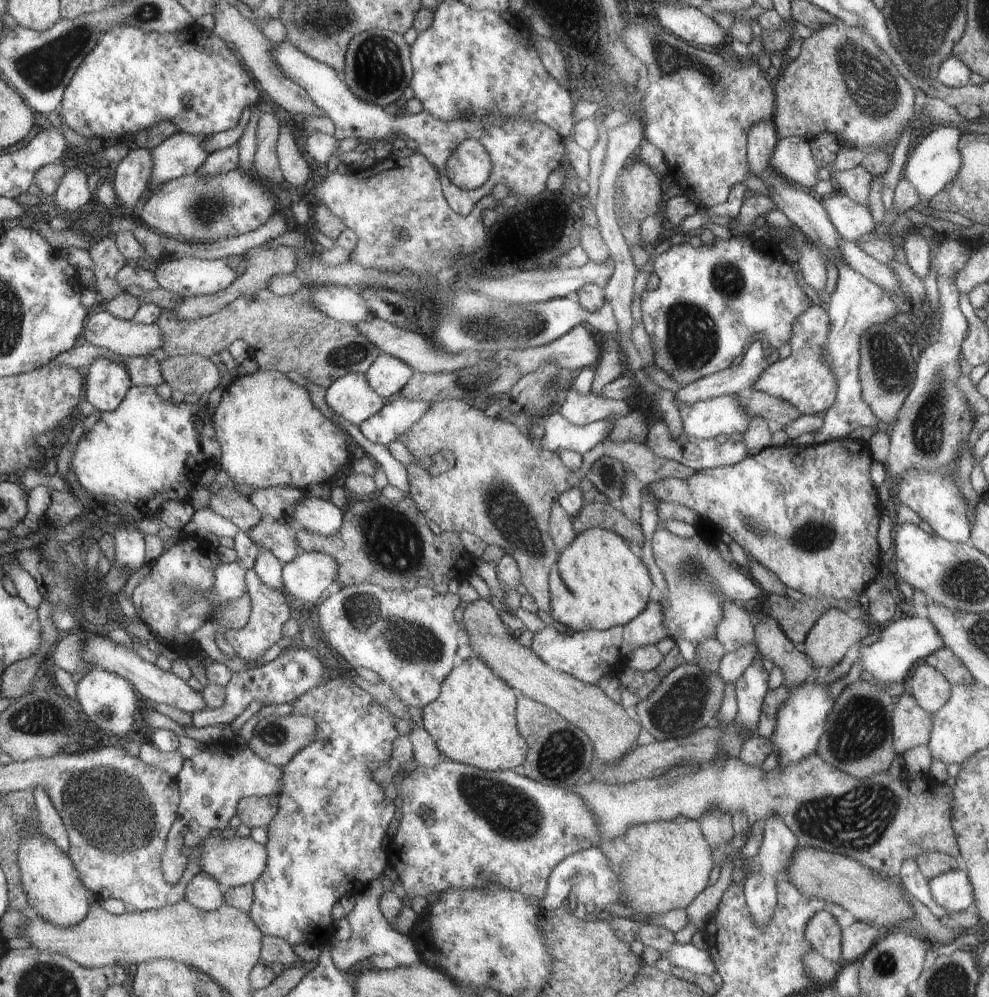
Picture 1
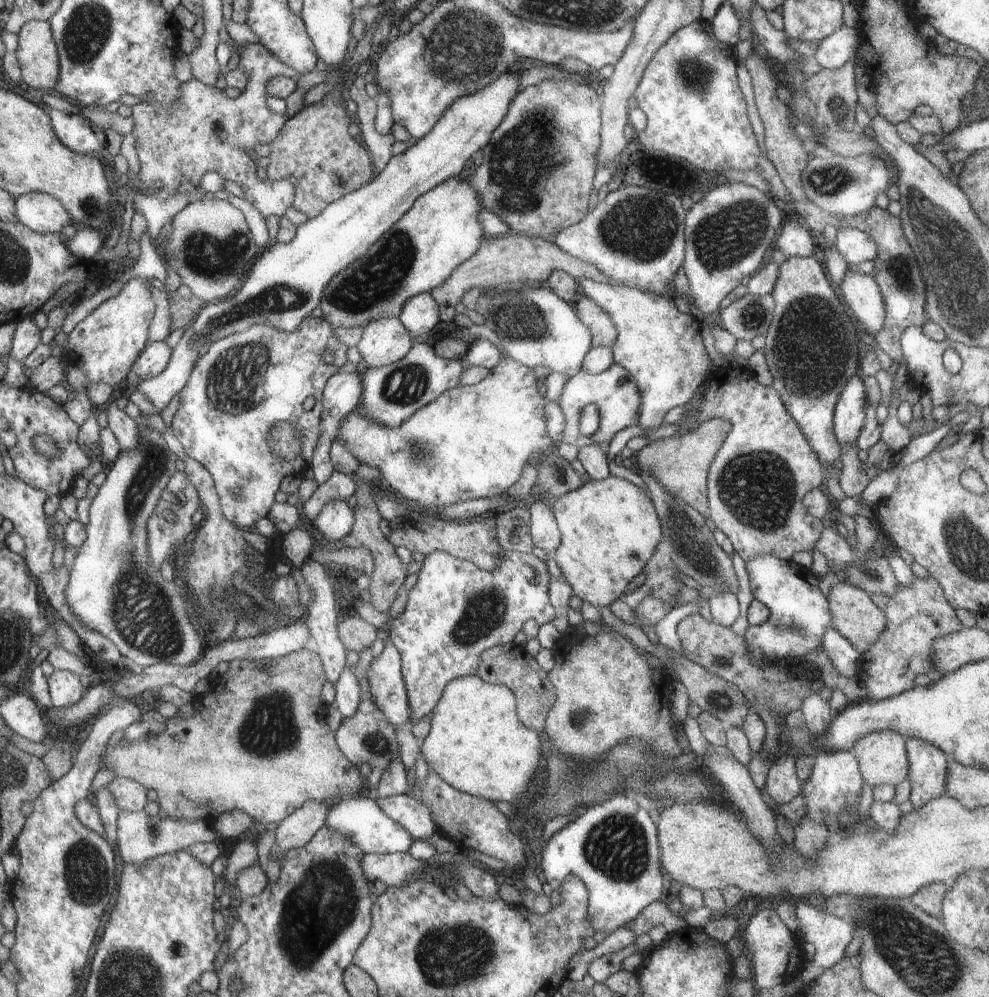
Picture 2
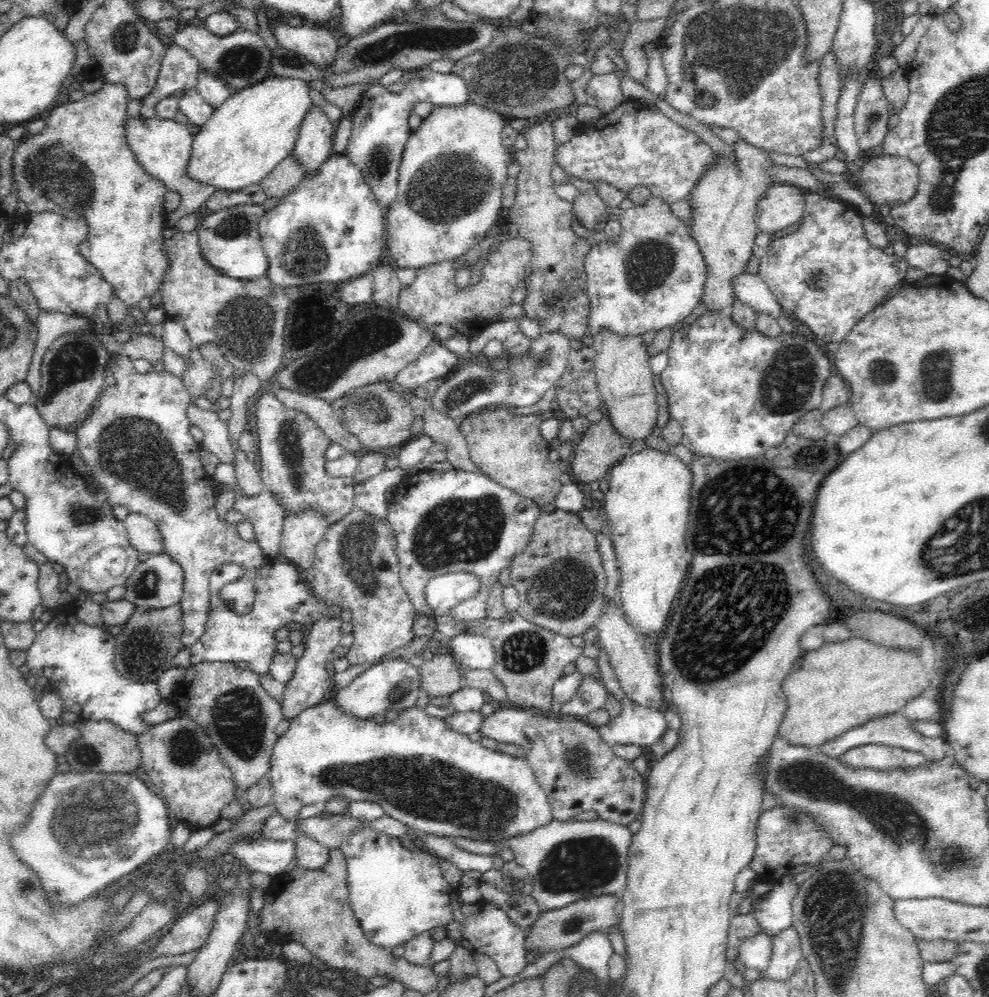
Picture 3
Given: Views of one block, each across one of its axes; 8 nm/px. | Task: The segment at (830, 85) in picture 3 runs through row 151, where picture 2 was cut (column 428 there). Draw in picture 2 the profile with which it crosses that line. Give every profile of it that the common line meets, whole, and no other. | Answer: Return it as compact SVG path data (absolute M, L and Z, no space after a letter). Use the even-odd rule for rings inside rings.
M392 795L376 799L380 808L383 808L392 820L399 821L412 837L426 841L438 832L432 808L428 808L428 804L422 804L411 795Z

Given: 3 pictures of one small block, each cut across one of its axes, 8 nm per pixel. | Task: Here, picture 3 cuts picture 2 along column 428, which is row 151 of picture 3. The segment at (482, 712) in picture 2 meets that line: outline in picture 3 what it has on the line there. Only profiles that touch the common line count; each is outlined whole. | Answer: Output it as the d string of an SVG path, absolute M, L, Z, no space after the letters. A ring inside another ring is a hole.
M740 137L735 143L732 143L731 150L733 150L733 156L737 157L737 161L718 154L715 164L707 170L703 177L700 177L699 182L695 184L695 188L688 196L692 205L691 223L689 224L691 237L698 242L700 252L707 263L707 280L703 286L704 294L699 299L706 311L720 311L722 308L731 311L735 301L738 300L732 288L732 280L734 280L734 276L746 272L746 266L752 258L754 239L759 233L756 228L756 204L764 194L764 190L768 190L768 186L774 186L776 183L772 181L772 177L768 173L768 168L775 164L770 159L768 151L748 143L744 137Z

